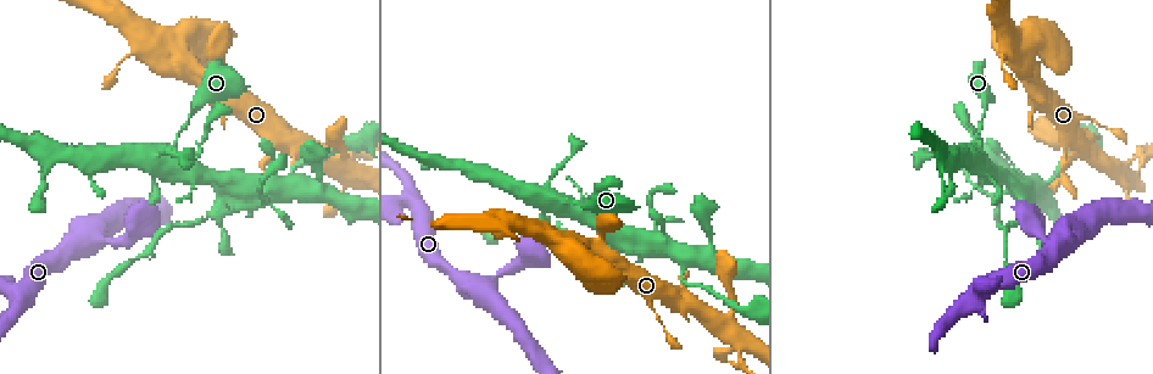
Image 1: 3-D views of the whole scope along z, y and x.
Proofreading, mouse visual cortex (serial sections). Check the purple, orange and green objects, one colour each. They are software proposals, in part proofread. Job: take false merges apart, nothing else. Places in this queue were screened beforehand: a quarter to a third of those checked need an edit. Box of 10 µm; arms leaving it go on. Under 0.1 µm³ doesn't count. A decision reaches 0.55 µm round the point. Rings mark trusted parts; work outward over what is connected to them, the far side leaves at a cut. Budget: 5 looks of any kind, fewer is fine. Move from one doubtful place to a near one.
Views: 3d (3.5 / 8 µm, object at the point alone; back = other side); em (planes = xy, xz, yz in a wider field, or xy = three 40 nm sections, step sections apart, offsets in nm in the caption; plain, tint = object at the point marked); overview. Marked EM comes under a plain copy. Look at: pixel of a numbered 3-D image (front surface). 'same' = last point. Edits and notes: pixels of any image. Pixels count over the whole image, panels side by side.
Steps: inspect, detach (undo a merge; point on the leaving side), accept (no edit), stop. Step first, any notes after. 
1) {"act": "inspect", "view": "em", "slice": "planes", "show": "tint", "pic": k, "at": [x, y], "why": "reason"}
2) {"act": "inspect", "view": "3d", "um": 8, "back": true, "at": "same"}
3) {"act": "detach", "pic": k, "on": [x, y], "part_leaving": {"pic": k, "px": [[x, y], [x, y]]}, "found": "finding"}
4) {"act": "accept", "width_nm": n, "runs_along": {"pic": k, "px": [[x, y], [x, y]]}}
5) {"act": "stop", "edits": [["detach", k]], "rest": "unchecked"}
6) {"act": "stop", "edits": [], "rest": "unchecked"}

{"act": "inspect", "view": "3d", "um": 3.5, "pic": 1, "at": [352, 168], "why": "arms part here"}

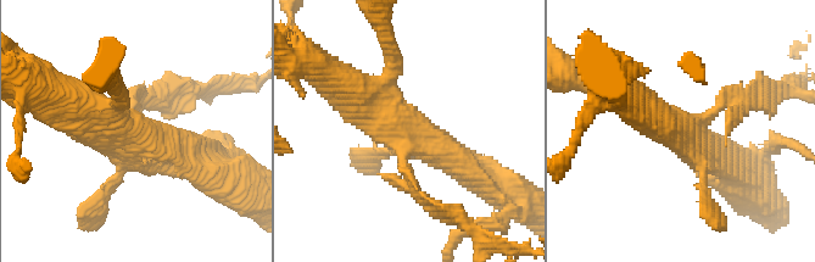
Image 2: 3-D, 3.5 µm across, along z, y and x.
{"act": "inspect", "view": "em", "slice": "xy", "step": 1, "show": "tint", "pic": 2, "at": [686, 130]}

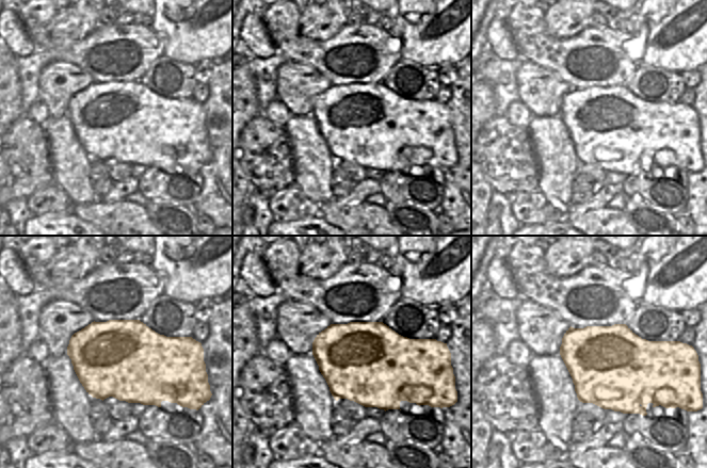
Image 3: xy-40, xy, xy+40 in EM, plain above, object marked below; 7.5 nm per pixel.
{"act": "detach", "pic": 2, "on": [158, 102], "part_leaving": {"pic": 2, "px": [[132, 105], [169, 94], [188, 79]]}, "found": "two cells meet here"}

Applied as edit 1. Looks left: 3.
{"act": "inspect", "view": "3d", "um": 8, "pic": 1, "at": [625, 238], "why": "calibre changes"}

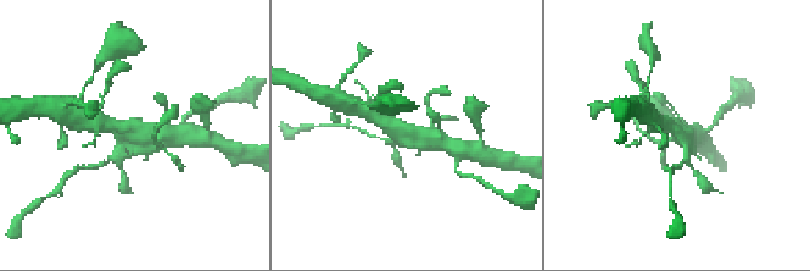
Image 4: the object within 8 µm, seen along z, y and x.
{"act": "inspect", "view": "em", "slice": "xy", "step": 1, "show": "tint", "at": "same"}

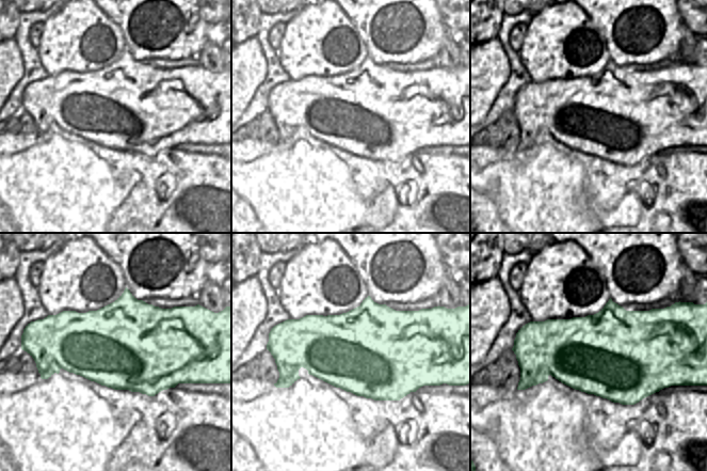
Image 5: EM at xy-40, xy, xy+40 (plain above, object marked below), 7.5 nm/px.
{"act": "accept", "width_nm": 700, "runs_along": {"pic": 4, "px": [[378, 117], [408, 137], [441, 140]]}, "found": "all the same cell"}

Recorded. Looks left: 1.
{"act": "stop", "edits": [["detach", 2]], "rest": "unchecked"}

